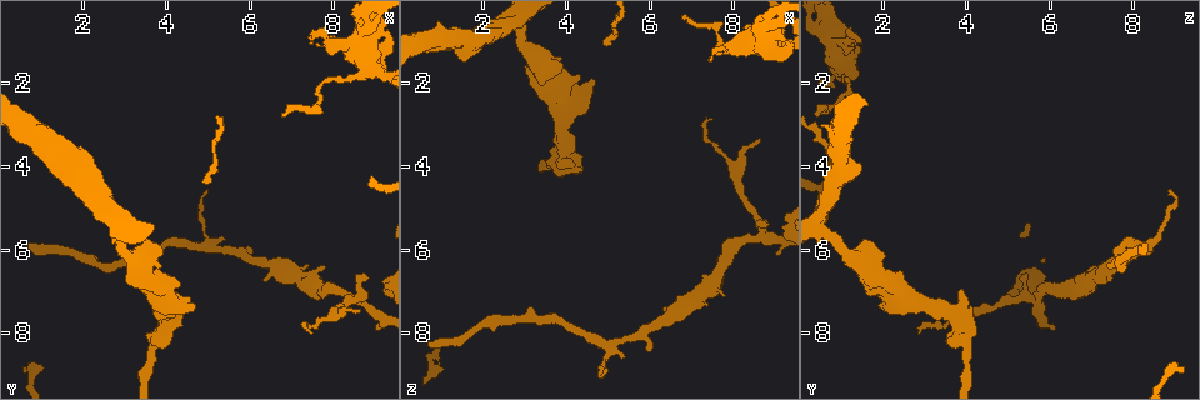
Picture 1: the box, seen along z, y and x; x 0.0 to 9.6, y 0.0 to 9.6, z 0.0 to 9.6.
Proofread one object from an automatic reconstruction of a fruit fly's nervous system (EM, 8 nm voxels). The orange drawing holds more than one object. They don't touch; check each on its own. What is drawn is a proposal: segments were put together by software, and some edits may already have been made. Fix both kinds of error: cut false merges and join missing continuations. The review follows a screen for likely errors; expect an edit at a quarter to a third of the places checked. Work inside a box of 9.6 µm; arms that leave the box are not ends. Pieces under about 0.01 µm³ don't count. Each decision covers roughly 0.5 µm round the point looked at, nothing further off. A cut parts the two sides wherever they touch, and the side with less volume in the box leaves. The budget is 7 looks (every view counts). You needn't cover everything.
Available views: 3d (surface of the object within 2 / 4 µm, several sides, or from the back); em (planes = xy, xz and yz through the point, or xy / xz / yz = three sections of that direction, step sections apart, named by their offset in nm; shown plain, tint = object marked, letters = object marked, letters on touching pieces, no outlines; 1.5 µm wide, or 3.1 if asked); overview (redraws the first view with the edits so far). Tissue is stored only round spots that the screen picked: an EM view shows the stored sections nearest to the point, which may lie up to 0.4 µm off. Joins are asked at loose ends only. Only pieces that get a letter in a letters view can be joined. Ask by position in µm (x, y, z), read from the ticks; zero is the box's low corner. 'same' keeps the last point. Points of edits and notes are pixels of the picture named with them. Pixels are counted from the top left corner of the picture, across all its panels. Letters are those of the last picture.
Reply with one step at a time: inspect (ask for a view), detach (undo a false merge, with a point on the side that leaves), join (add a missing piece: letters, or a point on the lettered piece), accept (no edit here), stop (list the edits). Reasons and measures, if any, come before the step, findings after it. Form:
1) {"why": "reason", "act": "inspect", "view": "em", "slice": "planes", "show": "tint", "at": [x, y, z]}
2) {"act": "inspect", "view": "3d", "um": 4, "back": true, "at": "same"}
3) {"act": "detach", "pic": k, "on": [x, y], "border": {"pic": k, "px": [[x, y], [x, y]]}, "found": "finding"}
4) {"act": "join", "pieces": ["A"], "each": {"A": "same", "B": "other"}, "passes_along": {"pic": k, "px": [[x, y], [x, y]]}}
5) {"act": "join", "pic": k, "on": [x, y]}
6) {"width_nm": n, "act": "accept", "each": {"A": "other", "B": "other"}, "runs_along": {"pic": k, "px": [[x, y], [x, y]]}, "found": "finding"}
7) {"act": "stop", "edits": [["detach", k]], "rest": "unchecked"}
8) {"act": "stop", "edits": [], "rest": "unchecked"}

{"act": "inspect", "view": "em", "slice": "yz", "step": 8, "show": "plain", "at": [0.70, 5.90, 8.20]}

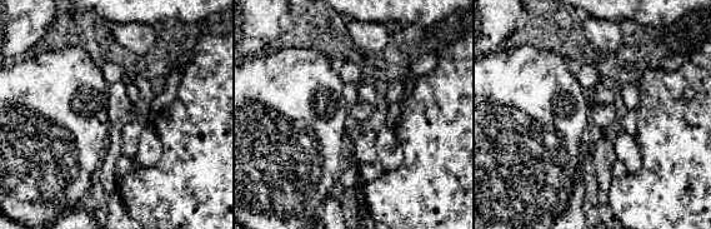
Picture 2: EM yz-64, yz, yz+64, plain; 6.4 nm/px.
{"act": "inspect", "view": "em", "slice": "yz", "step": 8, "show": "letters", "at": "same"}

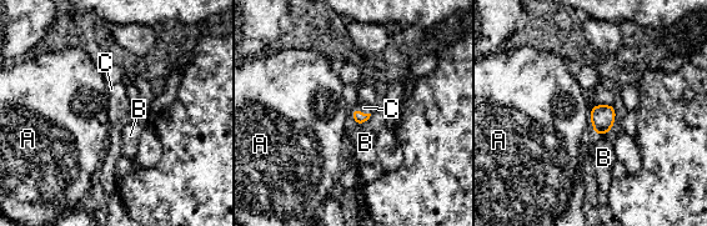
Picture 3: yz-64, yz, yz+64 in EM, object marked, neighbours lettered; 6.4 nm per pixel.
{"act": "join", "pieces": ["C"], "each": {"A": "other", "B": "other", "C": "same"}, "passes_along": {"pic": 3, "px": [[360, 117], [361, 112], [364, 108]]}, "found": "the cell continues"}

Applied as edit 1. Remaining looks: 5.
{"act": "inspect", "view": "overview"}

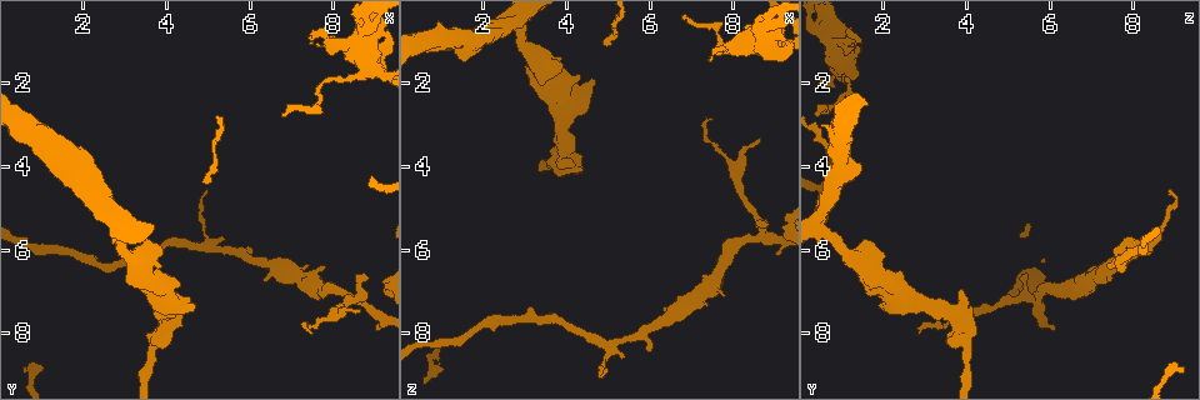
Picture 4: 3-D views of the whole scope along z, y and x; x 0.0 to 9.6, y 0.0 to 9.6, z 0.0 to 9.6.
{"why": "thick turns thin", "act": "inspect", "view": "3d", "um": 4, "at": [6.25, 6.35, 7.75]}

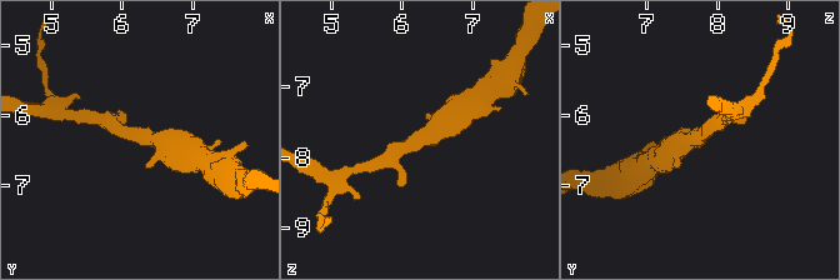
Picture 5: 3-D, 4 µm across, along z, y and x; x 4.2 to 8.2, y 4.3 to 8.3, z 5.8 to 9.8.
{"arm_widths_nm": [220, 380], "why": "now the EM", "act": "inspect", "view": "em", "slice": "planes", "show": "letters", "at": [6.25, 6.35, 7.75]}

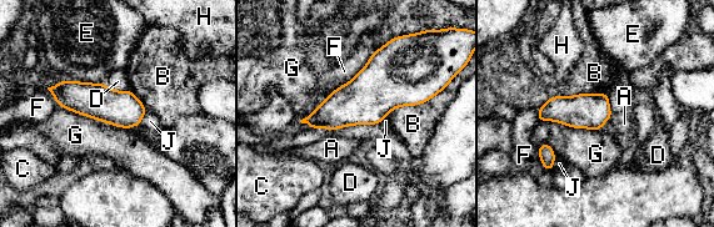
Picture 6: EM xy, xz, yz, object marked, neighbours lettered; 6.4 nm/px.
{"longest_contact_nm": ["G", 400], "act": "accept", "each": {"A": "other", "B": "other", "C": "other", "D": "other", "E": "other", "F": "other", "G": "other", "H": "other", "J": "other"}, "border": {"pic": 6, "px": [[538, 121], [599, 131]]}, "found": "all the same cell"}

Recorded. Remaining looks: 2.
{"why": "thin neck", "act": "inspect", "view": "3d", "um": 4, "at": [8.80, 1.70, 1.00]}

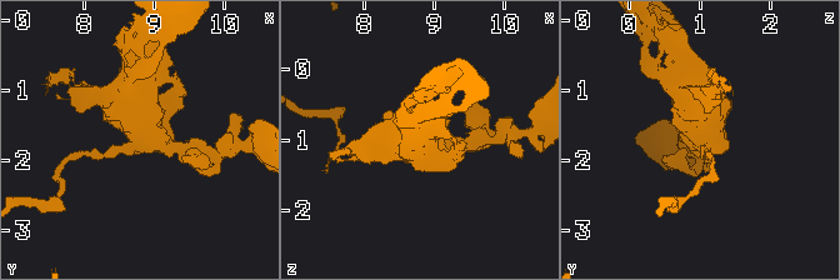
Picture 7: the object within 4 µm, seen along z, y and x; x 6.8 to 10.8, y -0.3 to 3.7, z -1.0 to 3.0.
{"why": "shape alone is not enough", "act": "inspect", "view": "em", "um": 3.1, "slice": "planes", "show": "letters", "at": [8.80, 1.65, 1.05]}

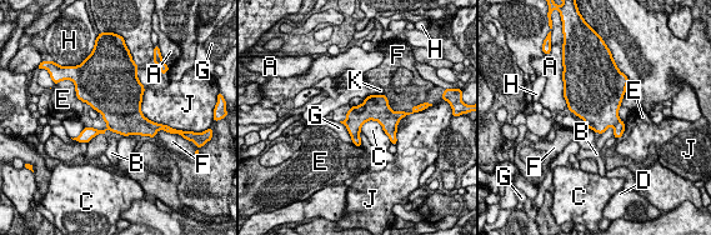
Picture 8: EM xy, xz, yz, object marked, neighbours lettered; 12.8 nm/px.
{"longest_contact_nm": ["J", 500], "act": "detach", "pic": 8, "on": [356, 141], "each": {"A": "other", "B": "other", "C": "other", "D": "other", "E": "other", "F": "other", "G": "other", "H": "other", "J": "other", "K": "other"}, "border": {"pic": 8, "px": [[351, 135], [359, 138]]}, "found": "a second cell is stuck on"}

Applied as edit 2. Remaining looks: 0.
{"act": "stop", "edits": [["join", 3], ["detach", 8]], "rest": "unchecked"}

